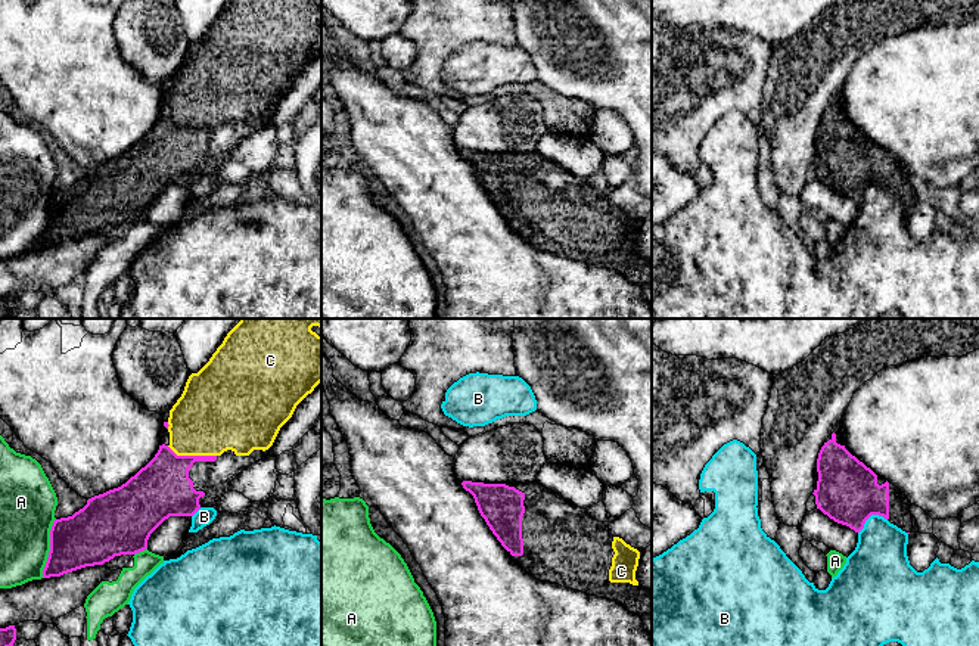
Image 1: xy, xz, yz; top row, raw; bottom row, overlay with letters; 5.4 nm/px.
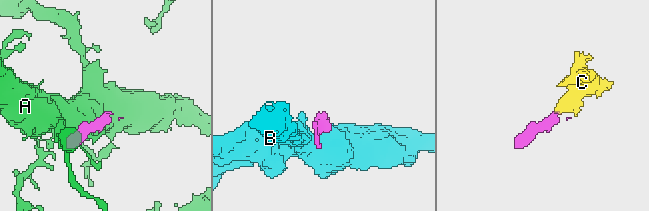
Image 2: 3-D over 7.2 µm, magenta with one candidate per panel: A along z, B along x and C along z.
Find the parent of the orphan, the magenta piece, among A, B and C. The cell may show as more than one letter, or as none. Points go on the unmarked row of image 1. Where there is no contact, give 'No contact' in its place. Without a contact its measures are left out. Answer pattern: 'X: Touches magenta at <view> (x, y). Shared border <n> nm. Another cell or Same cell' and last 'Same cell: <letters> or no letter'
A: Touches magenta at xy (50, 217). Shared border 340 nm. Another cell
B: Touches magenta at yz (870, 185). Shared border 180 nm. Another cell
C: Touches magenta at xy (192, 126). Shared border 280 nm. Same cell
Same cell: C

